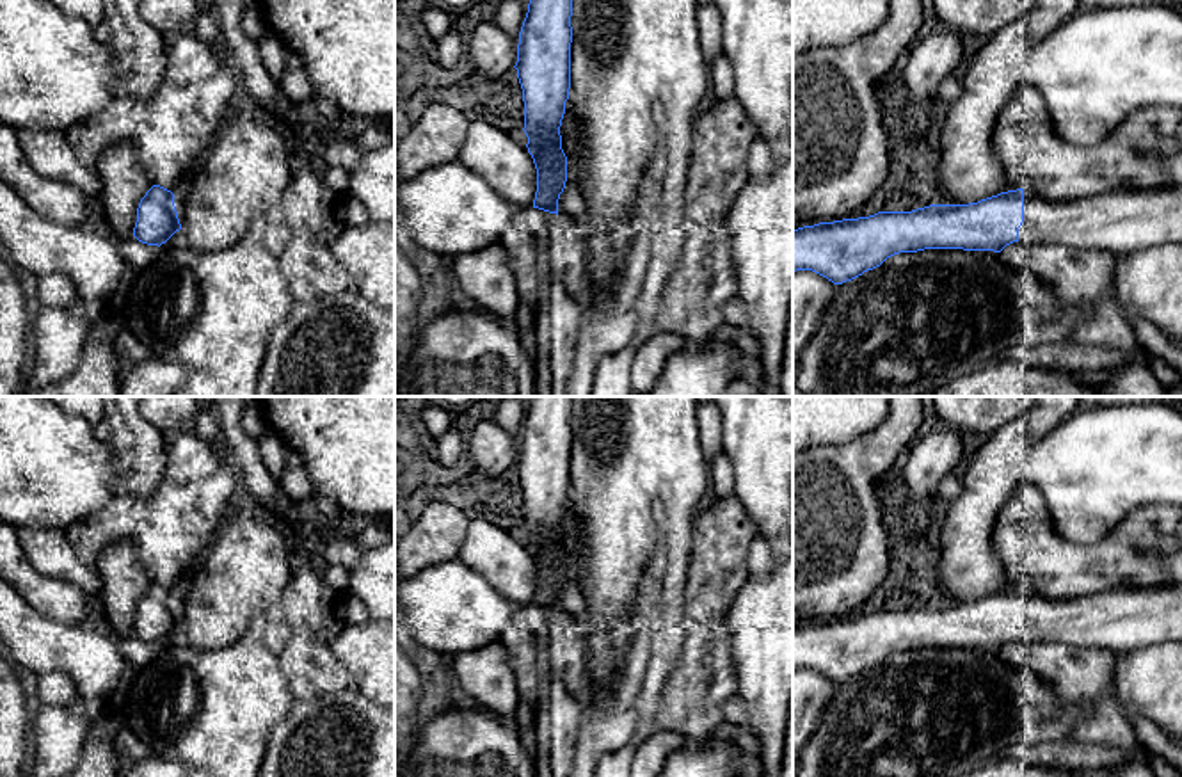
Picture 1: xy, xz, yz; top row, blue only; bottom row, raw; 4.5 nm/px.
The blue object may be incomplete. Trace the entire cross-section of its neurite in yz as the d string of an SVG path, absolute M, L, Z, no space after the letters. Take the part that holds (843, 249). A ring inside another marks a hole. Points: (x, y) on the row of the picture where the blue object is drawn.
M1182 185L1122 187L1074 203L1047 203L1017 188L969 204L803 226L793 229L793 272L812 270L843 284L899 252L1001 252L1013 242L1086 245L1116 258L1182 244Z

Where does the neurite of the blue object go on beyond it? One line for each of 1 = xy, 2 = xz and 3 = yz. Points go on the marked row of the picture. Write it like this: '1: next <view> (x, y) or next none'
1: next none
2: next none
3: next yz (1124, 221)

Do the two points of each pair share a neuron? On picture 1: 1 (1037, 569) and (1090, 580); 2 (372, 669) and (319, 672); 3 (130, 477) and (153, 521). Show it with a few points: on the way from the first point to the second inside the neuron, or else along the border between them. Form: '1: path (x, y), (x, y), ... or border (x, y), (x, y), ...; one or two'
1: path (1049, 569), (1078, 571); one
2: border (342, 630), (333, 642), (333, 655), (354, 685); two
3: border (164, 479), (148, 495), (114, 493); two

